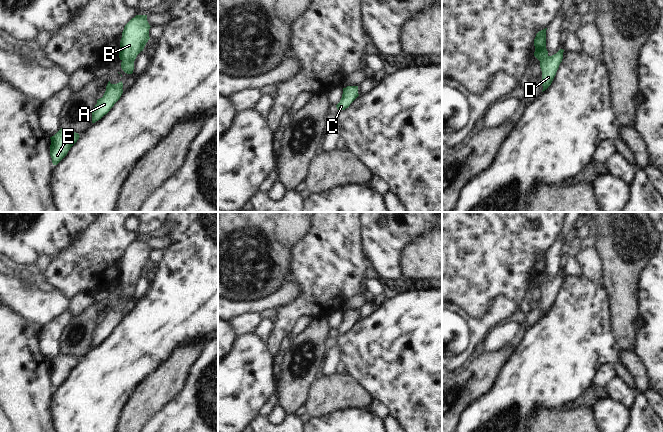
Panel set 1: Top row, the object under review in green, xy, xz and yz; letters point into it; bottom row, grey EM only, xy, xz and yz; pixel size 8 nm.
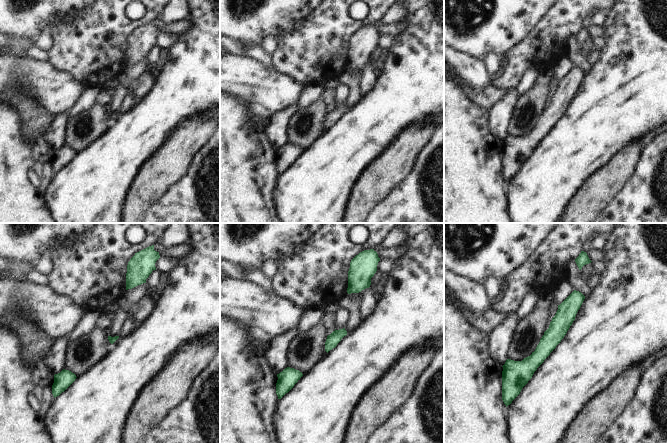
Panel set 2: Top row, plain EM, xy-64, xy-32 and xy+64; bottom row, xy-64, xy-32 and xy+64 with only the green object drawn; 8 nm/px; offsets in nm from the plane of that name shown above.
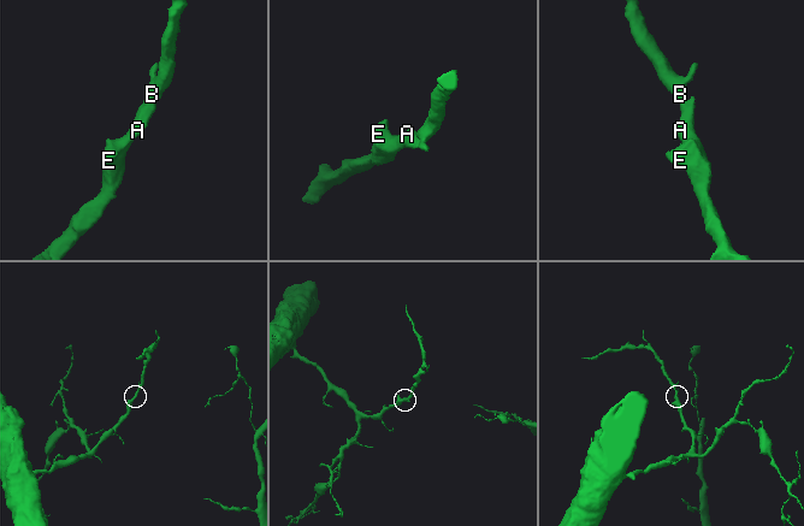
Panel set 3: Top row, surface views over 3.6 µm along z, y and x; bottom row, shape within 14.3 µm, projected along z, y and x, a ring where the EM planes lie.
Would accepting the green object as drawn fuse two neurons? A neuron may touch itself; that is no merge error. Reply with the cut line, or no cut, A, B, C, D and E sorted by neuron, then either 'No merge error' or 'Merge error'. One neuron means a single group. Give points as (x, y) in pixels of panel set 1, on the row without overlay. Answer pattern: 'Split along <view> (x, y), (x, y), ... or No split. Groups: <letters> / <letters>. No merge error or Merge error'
No split. Groups: A B C D E. No merge error.

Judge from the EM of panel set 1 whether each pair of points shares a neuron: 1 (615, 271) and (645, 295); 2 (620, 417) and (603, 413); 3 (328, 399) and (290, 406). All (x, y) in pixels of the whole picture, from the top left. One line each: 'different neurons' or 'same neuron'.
1: different neurons
2: same neuron
3: different neurons

